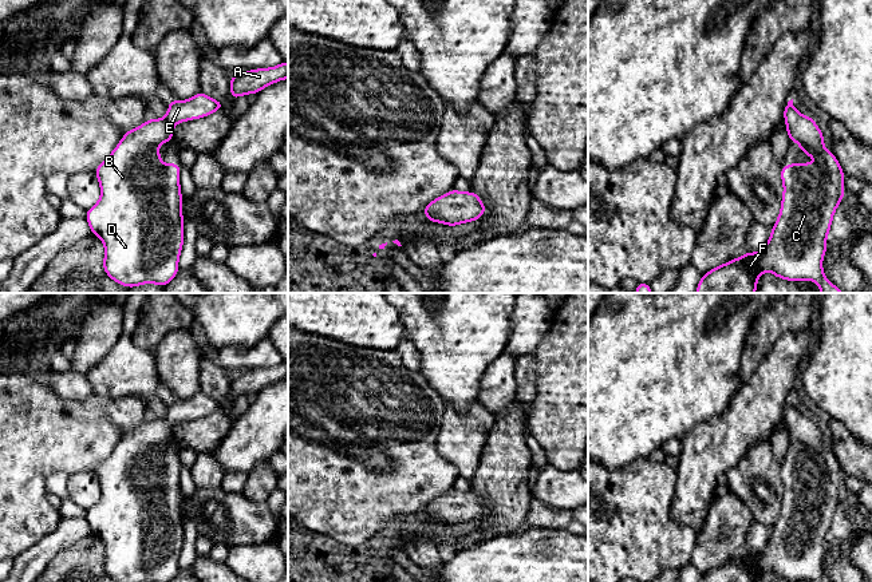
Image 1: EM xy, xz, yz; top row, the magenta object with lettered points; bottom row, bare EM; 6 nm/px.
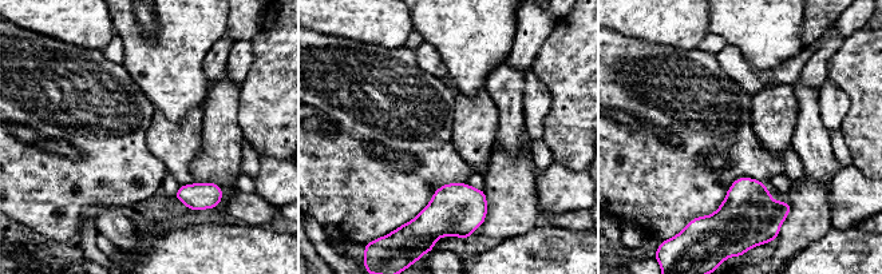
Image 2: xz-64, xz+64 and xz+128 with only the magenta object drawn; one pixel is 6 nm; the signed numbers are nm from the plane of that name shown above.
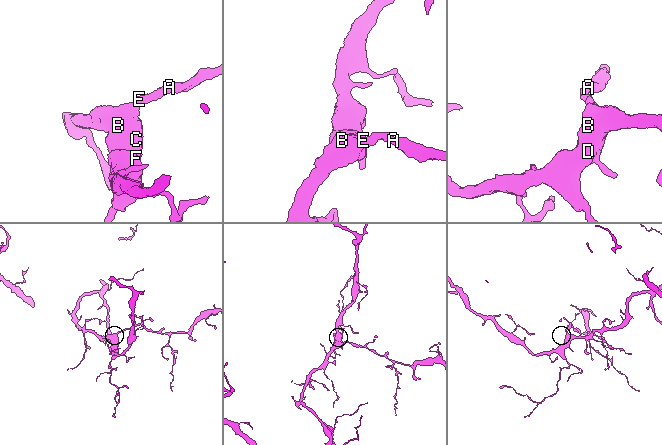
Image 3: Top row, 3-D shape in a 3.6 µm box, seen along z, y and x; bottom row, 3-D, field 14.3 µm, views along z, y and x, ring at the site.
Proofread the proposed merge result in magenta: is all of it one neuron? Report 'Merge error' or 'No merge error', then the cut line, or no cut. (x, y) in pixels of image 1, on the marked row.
No merge error. No split

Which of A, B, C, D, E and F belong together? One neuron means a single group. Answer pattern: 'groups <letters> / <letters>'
groups A B C D E F

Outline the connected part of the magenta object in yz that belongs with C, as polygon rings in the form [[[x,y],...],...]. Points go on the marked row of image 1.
[[[793,99],[784,108],[784,119],[789,140],[797,142],[802,153],[820,158],[821,162],[790,163],[781,167],[784,185],[781,210],[768,244],[758,253],[746,252],[741,258],[733,258],[702,274],[695,293],[755,293],[758,277],[765,272],[792,282],[810,280],[818,285],[821,293],[844,293],[824,276],[822,258],[828,248],[826,235],[833,214],[845,197],[843,186],[845,173],[836,157],[824,147],[824,134],[813,118],[800,114]]]

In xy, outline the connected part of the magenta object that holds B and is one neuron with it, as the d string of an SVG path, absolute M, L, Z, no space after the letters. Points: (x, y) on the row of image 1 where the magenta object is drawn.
M198 92L188 100L170 100L167 112L161 119L149 119L143 124L129 130L113 150L99 163L95 175L99 179L100 199L86 211L86 219L91 233L99 237L104 245L104 273L117 284L135 288L142 284L157 284L165 288L178 274L178 261L184 246L182 194L179 186L179 163L162 163L158 146L174 138L173 128L185 120L205 118L224 103Z

